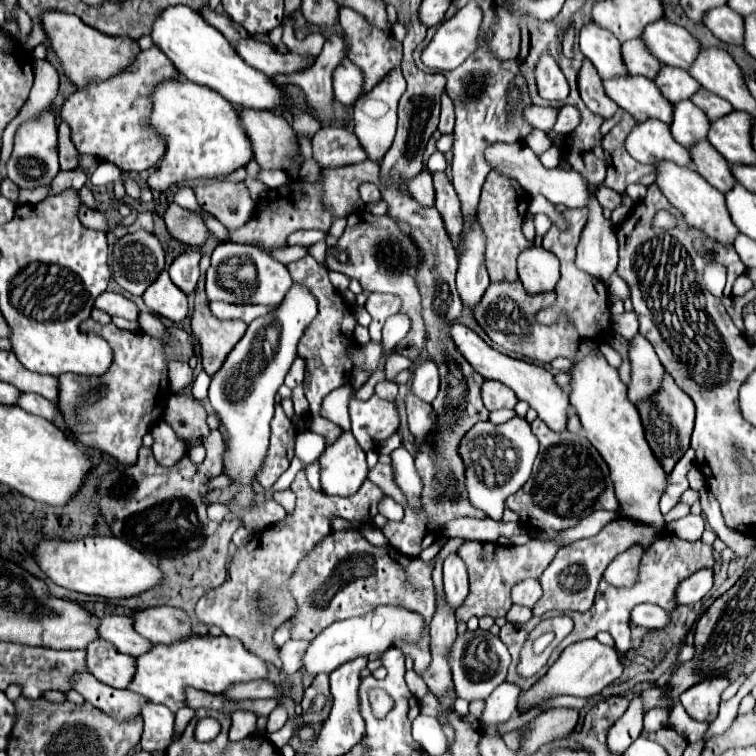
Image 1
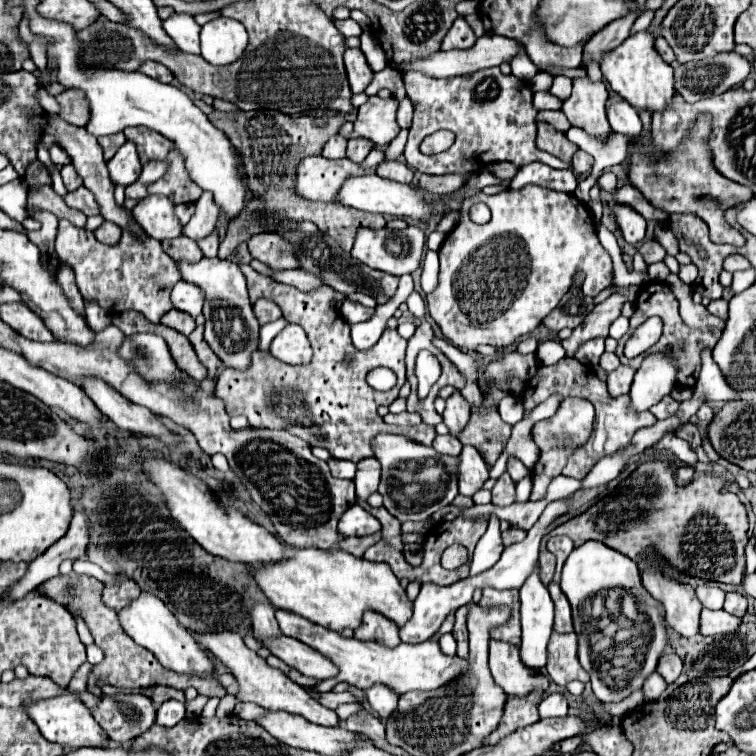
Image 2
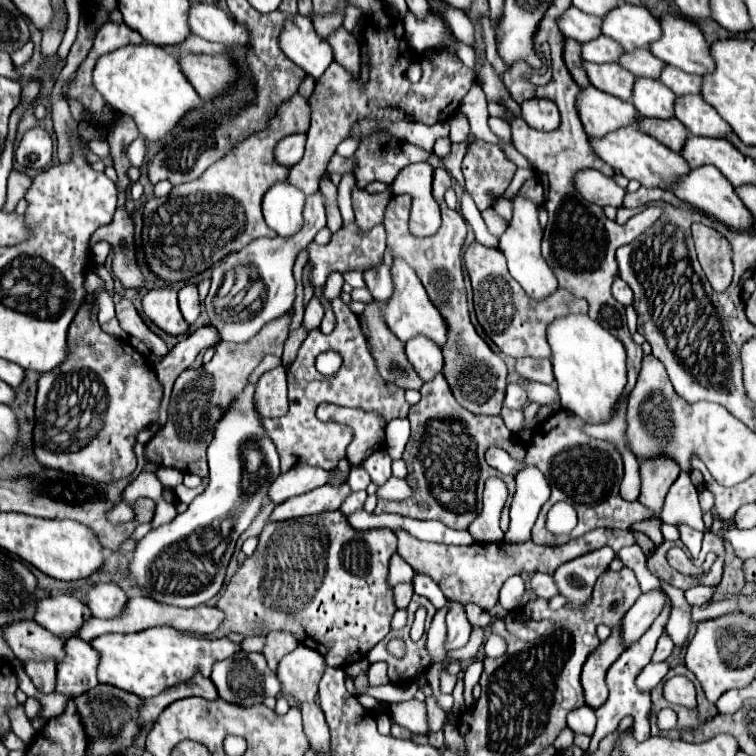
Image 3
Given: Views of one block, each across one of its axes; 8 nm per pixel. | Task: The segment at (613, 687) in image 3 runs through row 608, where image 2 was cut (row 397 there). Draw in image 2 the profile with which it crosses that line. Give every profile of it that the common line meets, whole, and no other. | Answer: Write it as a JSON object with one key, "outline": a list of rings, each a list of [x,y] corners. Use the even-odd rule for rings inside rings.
{"outline":[[[664,396],[658,404],[654,404],[652,408],[650,408],[650,412],[658,418],[658,420],[664,420],[664,418],[668,418],[670,414],[676,414],[678,412],[678,402],[676,400],[672,400],[670,396]]]}

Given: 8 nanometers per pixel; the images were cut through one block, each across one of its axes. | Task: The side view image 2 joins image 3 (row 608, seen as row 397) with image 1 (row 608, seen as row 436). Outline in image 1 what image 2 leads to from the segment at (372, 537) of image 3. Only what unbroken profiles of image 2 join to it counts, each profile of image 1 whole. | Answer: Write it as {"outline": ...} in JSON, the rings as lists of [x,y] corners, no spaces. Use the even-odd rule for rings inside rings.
{"outline":[[[332,532],[330,536],[324,538],[298,566],[294,576],[288,582],[288,588],[292,596],[298,602],[298,614],[292,616],[290,620],[294,622],[292,628],[292,638],[296,640],[314,640],[328,624],[354,618],[354,616],[364,616],[372,612],[380,604],[400,604],[412,612],[418,612],[424,616],[426,624],[430,624],[434,616],[434,584],[432,584],[432,564],[422,562],[418,558],[410,558],[394,550],[392,546],[372,546],[360,532]]]}

